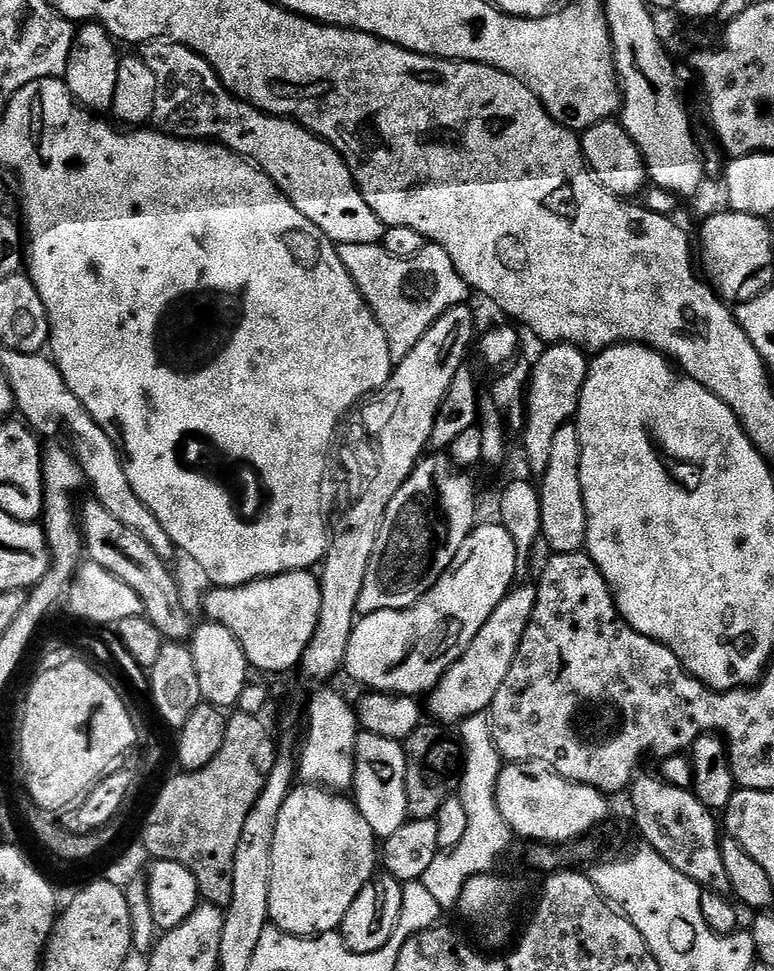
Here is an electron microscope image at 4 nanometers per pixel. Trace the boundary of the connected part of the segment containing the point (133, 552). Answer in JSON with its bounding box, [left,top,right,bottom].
[78,499,194,642]

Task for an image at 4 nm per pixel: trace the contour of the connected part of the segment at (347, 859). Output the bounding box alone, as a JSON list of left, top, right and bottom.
[268,786,378,936]

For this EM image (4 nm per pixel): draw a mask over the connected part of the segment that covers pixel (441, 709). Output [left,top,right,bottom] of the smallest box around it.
[426,583,536,725]

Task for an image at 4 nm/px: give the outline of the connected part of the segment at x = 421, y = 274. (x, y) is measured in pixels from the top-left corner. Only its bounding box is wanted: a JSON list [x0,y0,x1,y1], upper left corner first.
[337,243,470,362]

